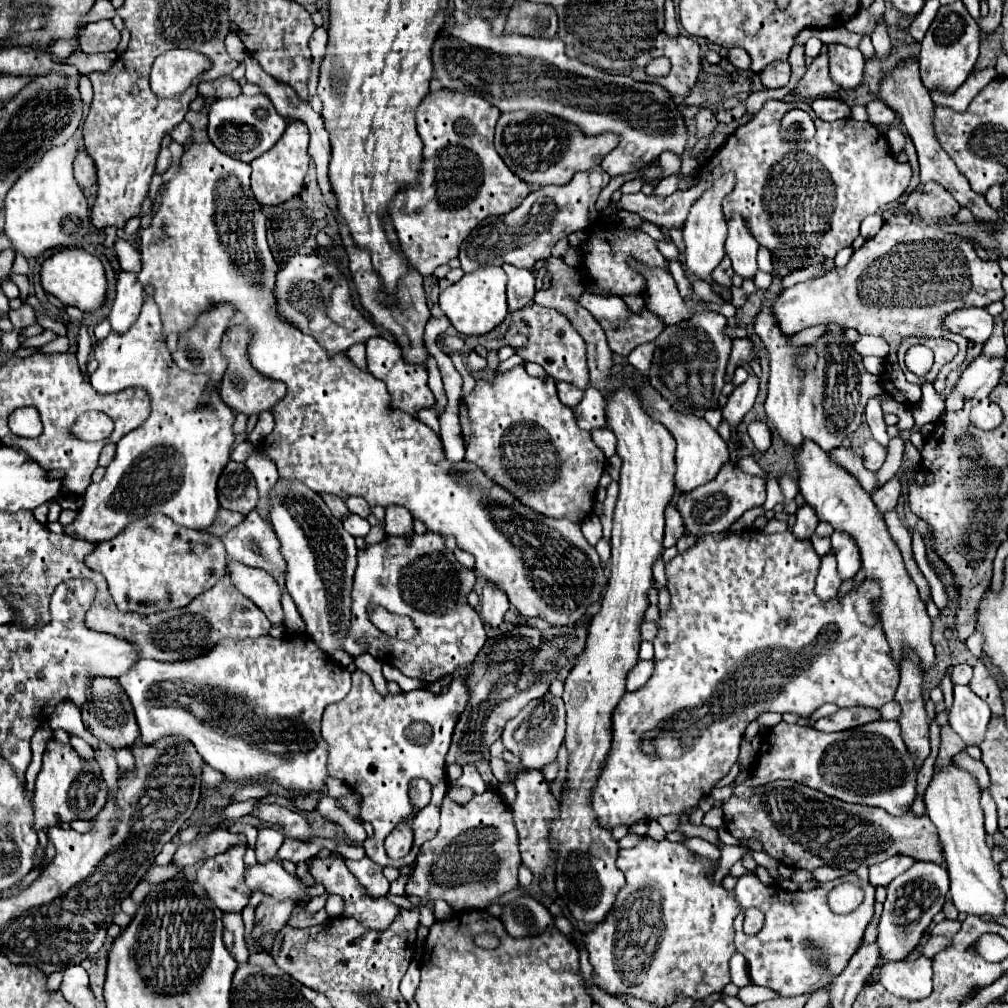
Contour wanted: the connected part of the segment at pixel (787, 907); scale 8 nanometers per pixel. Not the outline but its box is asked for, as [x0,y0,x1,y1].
[734,872,874,994]

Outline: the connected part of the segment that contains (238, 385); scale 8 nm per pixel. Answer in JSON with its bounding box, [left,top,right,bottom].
[220,326,286,416]

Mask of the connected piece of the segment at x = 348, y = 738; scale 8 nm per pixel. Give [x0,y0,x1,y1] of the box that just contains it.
[322,668,468,868]

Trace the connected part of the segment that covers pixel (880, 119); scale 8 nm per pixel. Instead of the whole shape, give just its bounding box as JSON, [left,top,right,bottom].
[866,100,896,126]

